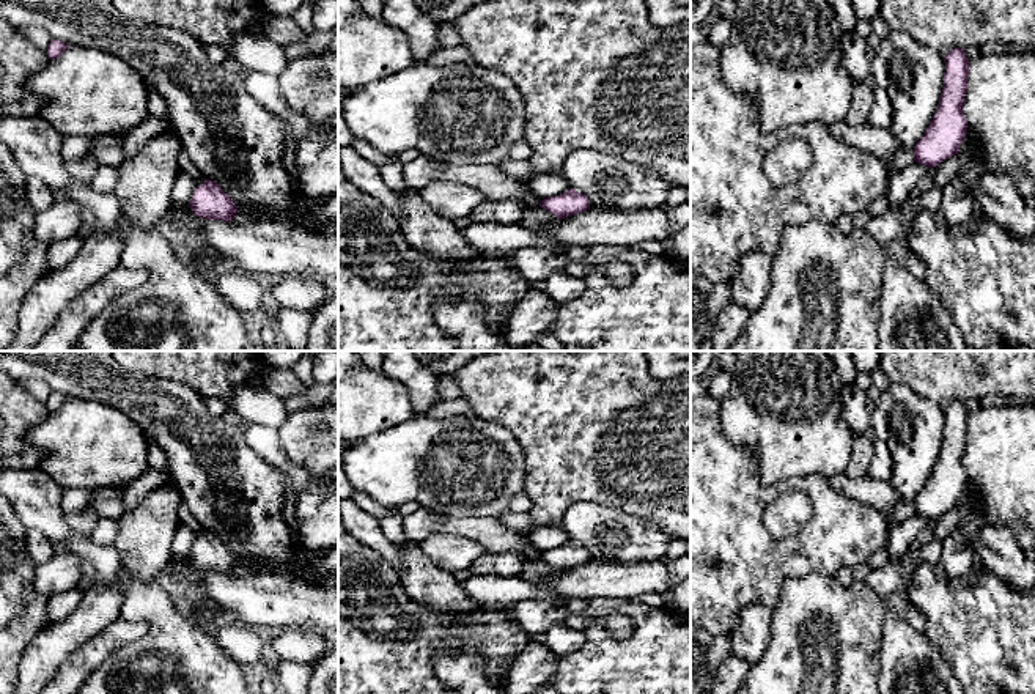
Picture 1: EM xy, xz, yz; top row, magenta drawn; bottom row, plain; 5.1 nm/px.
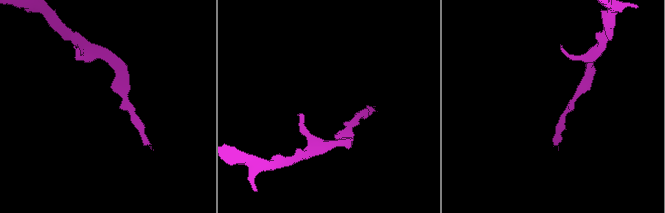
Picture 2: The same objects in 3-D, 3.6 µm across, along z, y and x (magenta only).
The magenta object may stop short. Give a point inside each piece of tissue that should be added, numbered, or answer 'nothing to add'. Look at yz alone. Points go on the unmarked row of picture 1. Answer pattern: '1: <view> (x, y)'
nothing to add

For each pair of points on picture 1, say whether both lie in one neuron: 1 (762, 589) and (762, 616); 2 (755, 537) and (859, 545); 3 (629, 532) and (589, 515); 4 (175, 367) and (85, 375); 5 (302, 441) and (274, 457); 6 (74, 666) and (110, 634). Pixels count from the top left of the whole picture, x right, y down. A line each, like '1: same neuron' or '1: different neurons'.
1: different neurons
2: same neuron
3: same neuron
4: different neurons
5: different neurons
6: same neuron

